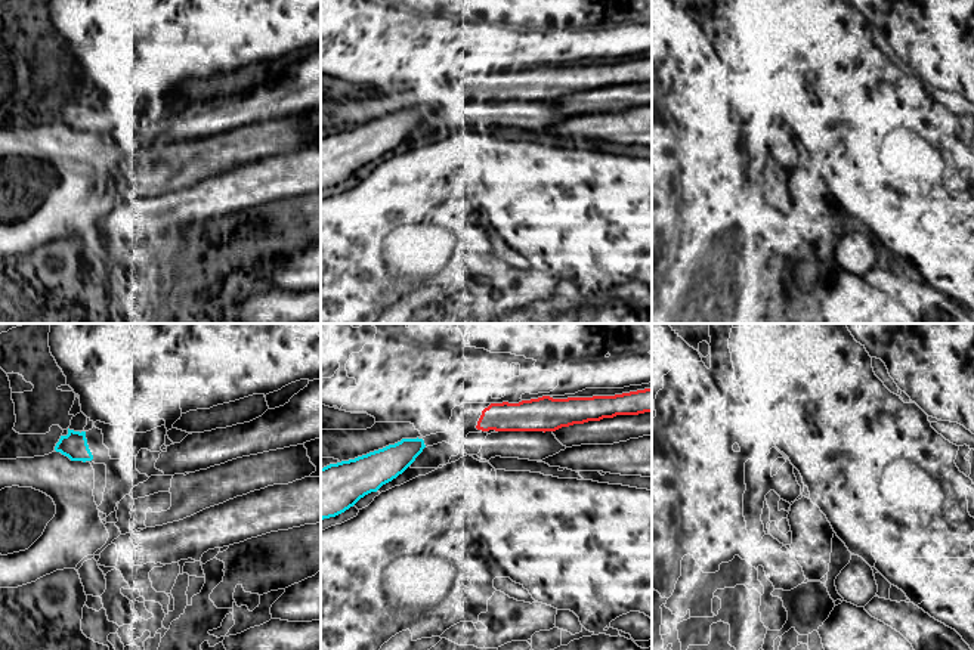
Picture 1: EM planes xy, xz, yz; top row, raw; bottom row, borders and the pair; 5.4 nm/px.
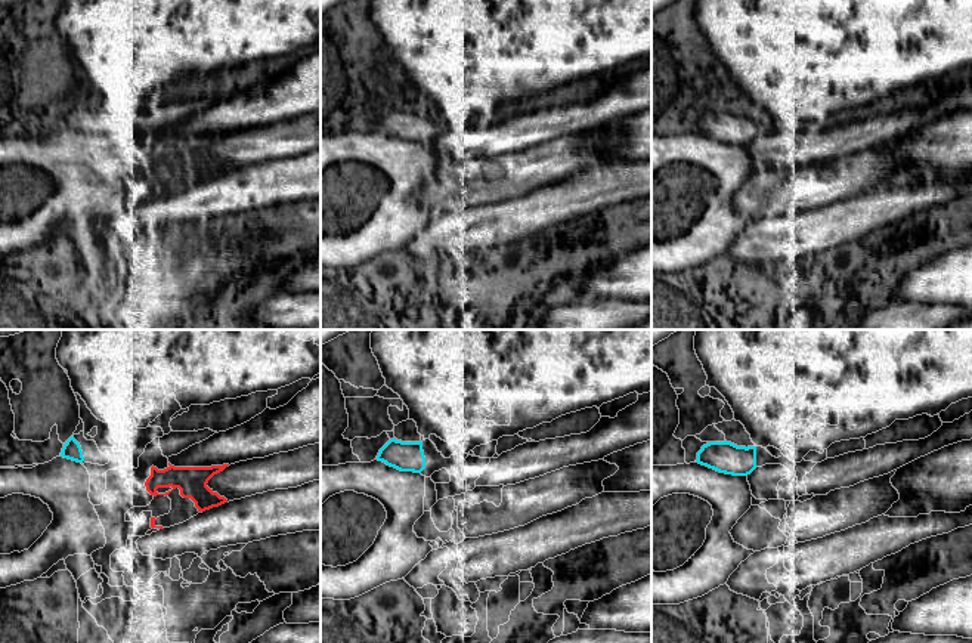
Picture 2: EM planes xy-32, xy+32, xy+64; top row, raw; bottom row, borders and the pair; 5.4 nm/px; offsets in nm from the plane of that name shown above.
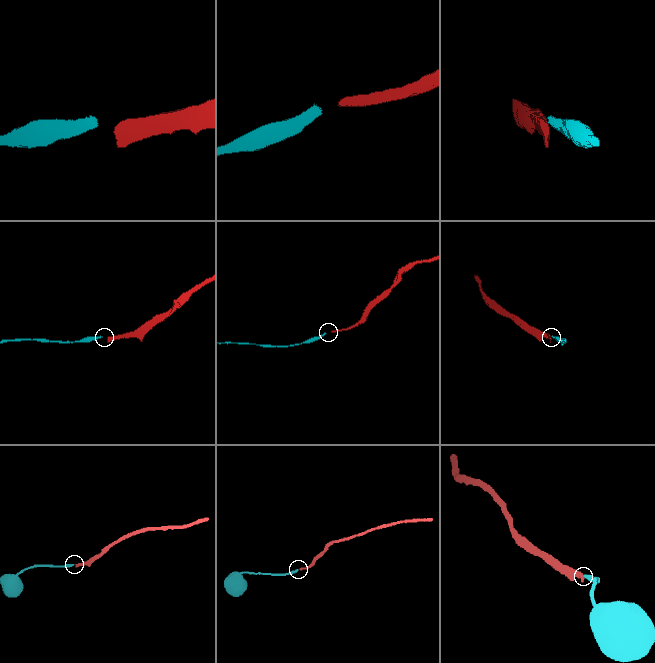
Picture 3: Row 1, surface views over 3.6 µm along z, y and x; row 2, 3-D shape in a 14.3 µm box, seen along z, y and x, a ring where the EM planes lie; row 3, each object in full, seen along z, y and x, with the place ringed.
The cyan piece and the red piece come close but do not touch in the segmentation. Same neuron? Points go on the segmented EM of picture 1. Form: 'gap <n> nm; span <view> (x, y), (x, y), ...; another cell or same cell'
gap 300 nm; span xz (424, 445), (476, 427); another cell

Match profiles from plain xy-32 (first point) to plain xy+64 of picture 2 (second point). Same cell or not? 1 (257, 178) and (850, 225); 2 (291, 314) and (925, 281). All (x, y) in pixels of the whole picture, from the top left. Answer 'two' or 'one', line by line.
1: one
2: two

